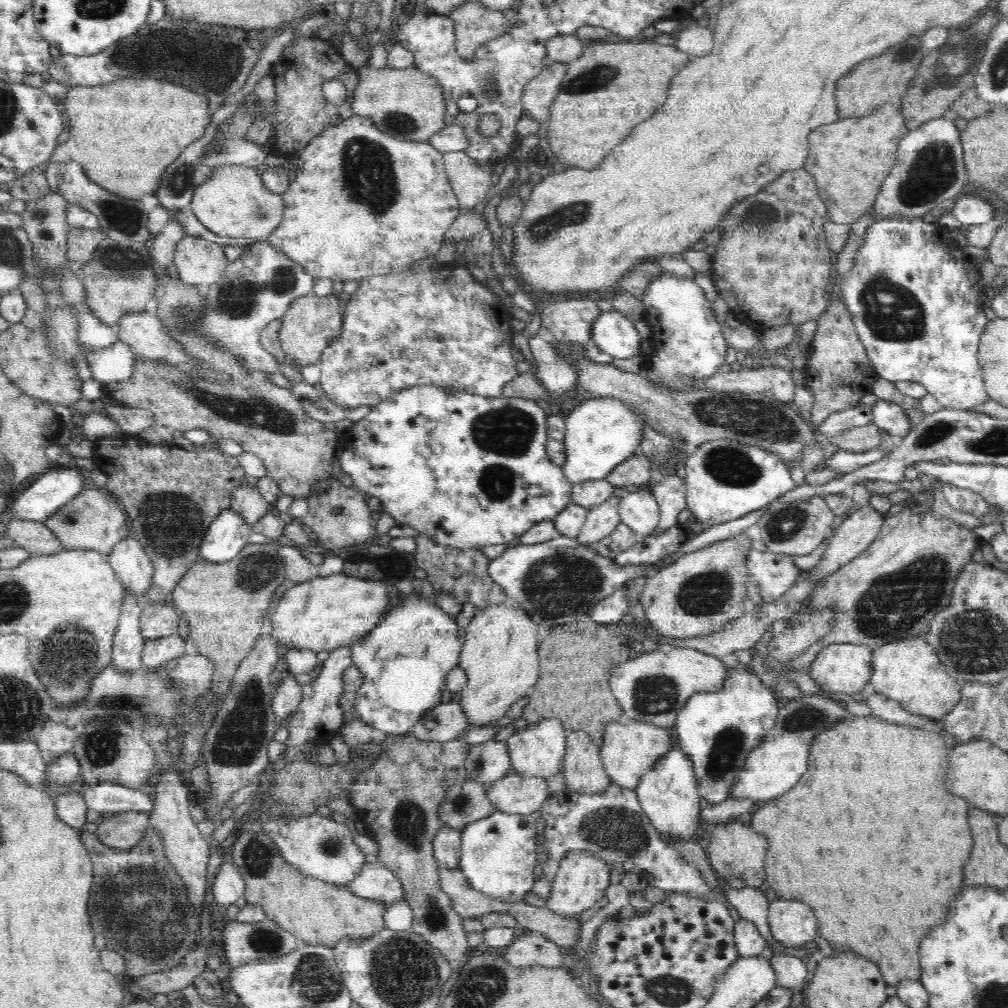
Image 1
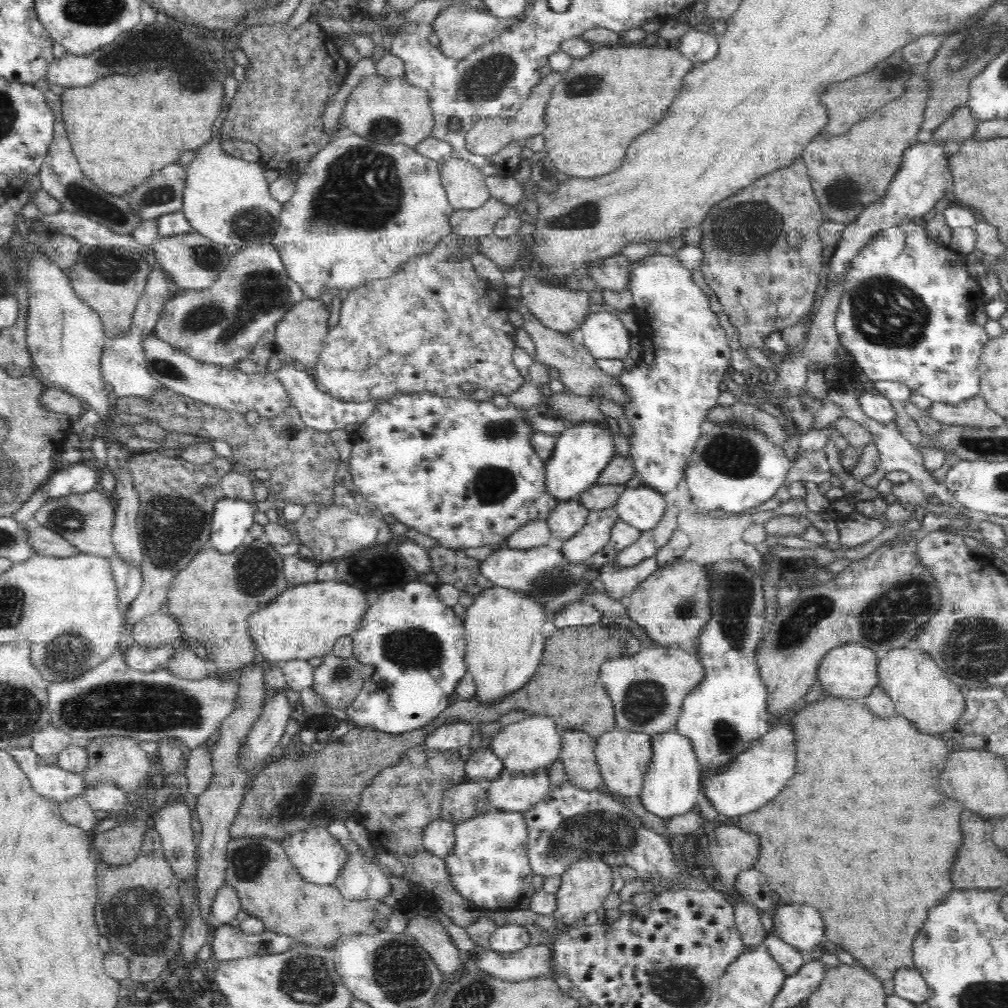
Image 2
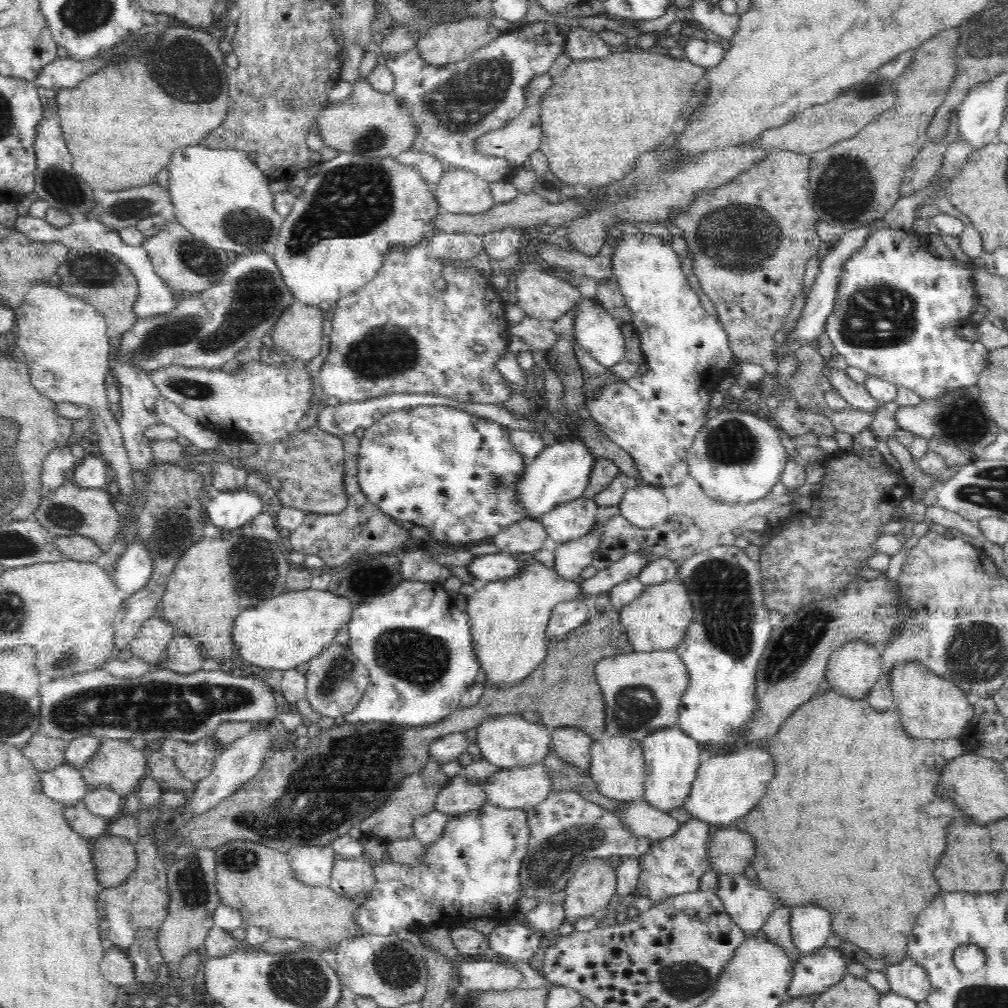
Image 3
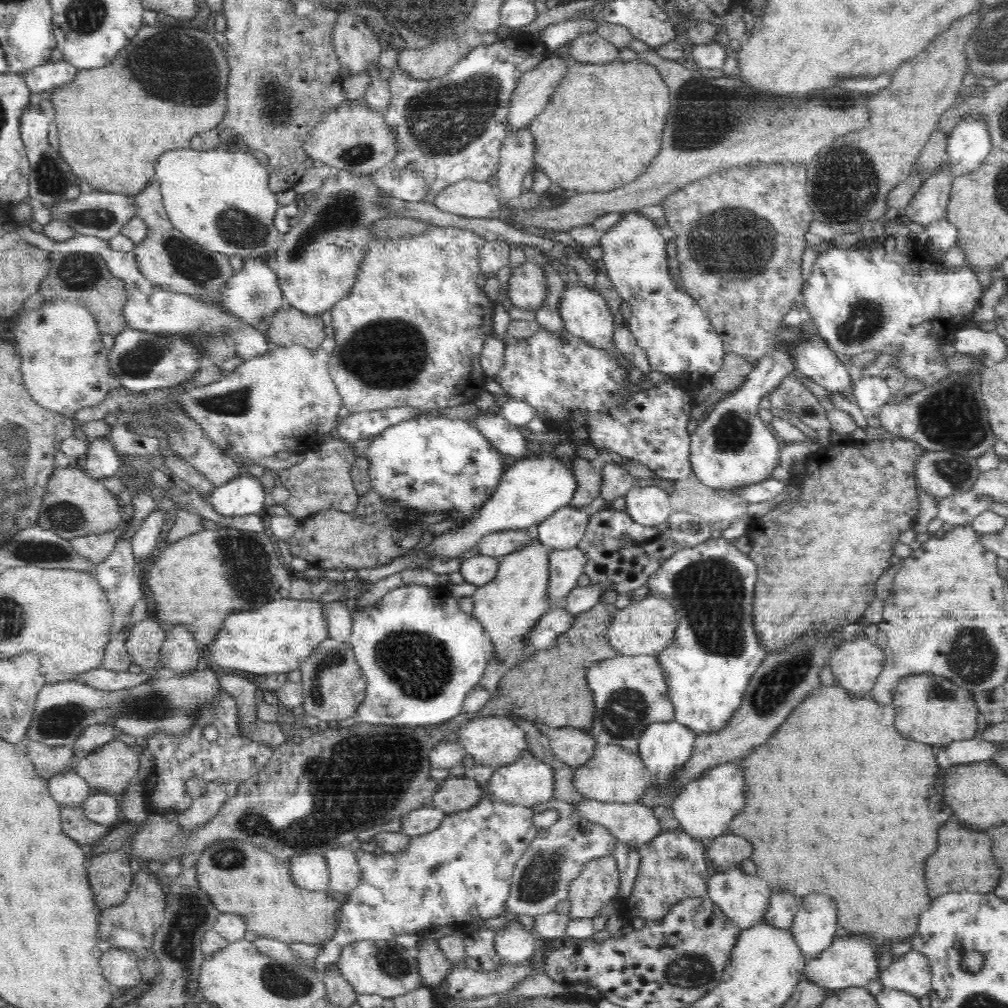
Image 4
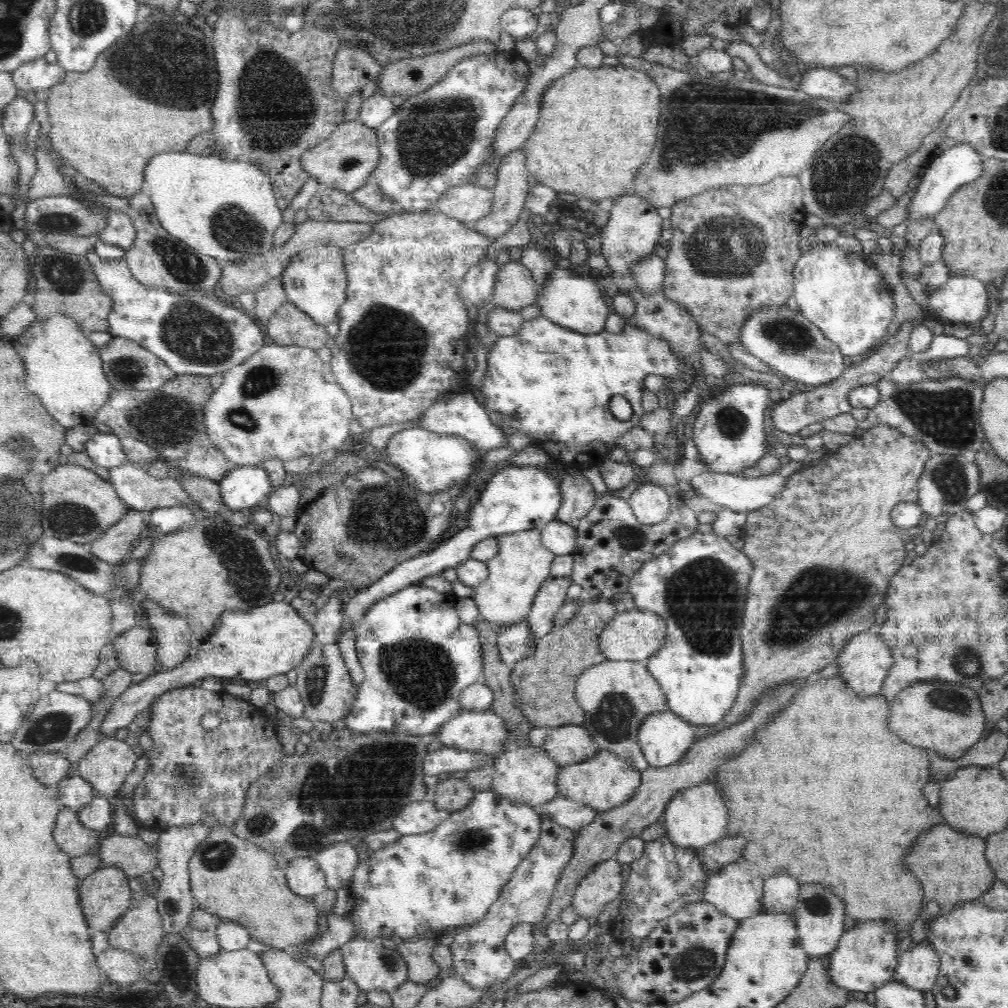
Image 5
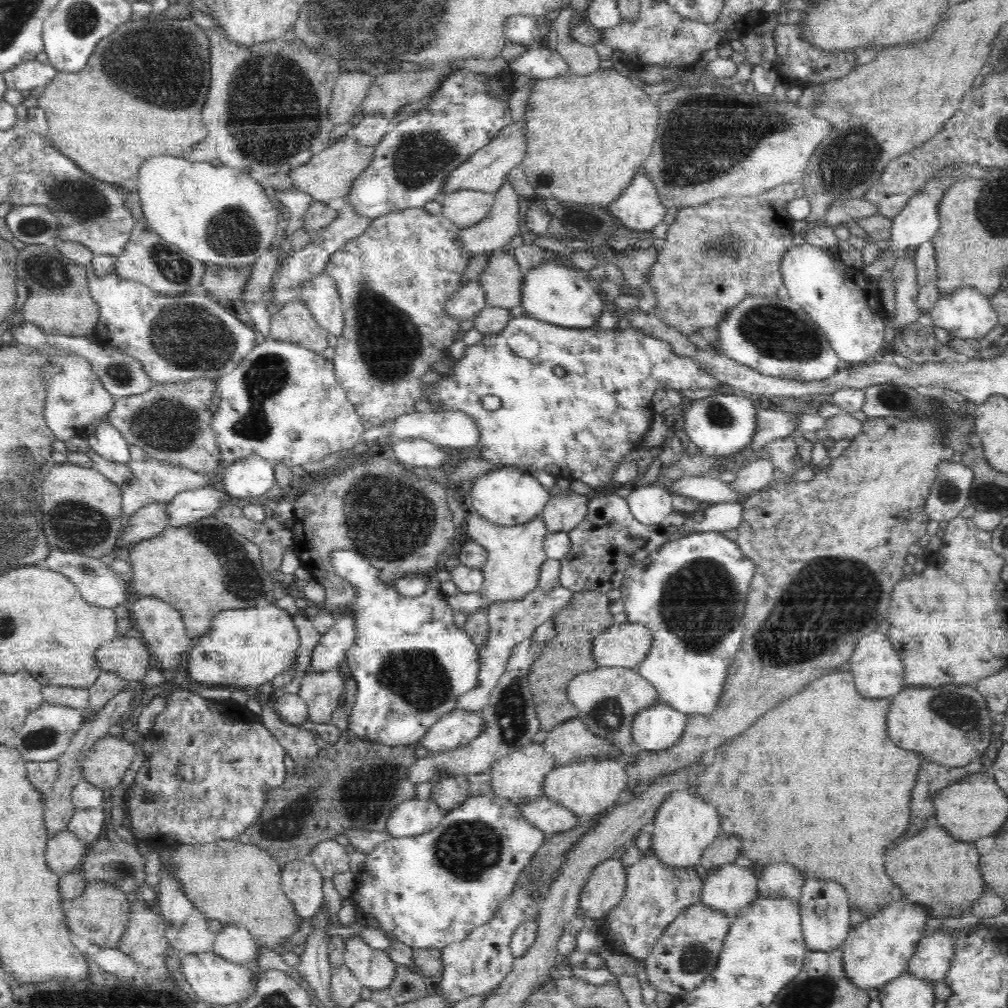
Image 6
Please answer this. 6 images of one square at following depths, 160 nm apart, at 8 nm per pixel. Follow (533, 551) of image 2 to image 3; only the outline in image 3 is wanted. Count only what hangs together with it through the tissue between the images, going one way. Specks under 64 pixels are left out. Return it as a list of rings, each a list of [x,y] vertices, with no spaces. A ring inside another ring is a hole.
[[[500,552],[475,556],[467,567],[474,579],[490,583],[514,576],[523,569],[524,565],[516,561],[512,554]]]

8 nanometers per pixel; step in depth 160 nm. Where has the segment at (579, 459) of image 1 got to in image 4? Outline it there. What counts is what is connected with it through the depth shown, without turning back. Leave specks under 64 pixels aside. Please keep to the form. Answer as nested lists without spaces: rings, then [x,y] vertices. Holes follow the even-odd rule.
[[[556,456],[521,458],[506,469],[492,496],[482,505],[475,517],[433,538],[423,551],[429,556],[463,560],[477,548],[478,540],[492,532],[538,526],[556,510],[569,504],[576,485],[576,477],[572,474],[568,459]]]

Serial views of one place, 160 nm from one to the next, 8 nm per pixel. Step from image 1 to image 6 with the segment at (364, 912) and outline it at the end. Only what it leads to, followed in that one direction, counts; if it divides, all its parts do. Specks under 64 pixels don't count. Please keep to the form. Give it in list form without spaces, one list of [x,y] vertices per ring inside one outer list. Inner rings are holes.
[[[237,839],[217,840],[210,844],[183,844],[174,849],[160,848],[159,859],[161,864],[171,866],[171,874],[179,880],[183,893],[207,919],[218,920],[223,925],[244,926],[260,946],[287,944],[288,938],[300,928],[302,918],[295,913],[292,901],[282,888],[282,866],[261,848],[244,844]]]

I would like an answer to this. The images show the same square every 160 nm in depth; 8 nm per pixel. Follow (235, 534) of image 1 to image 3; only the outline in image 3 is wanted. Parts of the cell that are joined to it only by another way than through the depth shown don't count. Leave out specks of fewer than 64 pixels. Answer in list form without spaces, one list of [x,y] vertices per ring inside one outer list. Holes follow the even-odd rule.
[[[240,487],[228,491],[220,491],[215,498],[204,504],[206,515],[218,529],[234,530],[248,524],[252,518],[262,513],[261,494]]]

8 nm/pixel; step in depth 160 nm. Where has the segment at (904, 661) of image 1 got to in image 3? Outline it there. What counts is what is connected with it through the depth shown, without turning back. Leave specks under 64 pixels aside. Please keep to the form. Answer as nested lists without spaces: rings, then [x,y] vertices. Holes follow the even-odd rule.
[[[906,662],[893,668],[889,677],[895,710],[912,738],[941,742],[946,738],[958,739],[974,717],[974,708],[966,693],[951,681],[930,672],[922,663]]]

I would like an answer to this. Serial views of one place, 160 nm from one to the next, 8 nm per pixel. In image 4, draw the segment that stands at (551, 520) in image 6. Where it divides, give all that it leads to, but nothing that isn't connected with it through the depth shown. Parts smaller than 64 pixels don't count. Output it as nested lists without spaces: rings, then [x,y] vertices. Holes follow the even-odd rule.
[[[574,455],[570,460],[572,474],[576,477],[576,490],[569,505],[584,508],[601,496],[602,471],[594,467],[590,460]]]

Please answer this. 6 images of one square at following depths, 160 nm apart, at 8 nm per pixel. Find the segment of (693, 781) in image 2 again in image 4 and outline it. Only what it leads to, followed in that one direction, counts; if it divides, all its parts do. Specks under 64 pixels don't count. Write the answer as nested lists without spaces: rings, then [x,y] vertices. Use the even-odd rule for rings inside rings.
[[[660,722],[650,724],[639,738],[640,758],[650,771],[651,784],[664,788],[669,782],[674,782],[674,775],[682,768],[692,754],[697,734],[690,728],[678,722]]]

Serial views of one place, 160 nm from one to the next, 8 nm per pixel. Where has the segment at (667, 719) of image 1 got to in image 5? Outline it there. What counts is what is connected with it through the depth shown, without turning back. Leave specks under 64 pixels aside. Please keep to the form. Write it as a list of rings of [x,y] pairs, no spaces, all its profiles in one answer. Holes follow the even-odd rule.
[[[606,660],[586,668],[576,684],[576,700],[585,713],[583,728],[590,731],[596,744],[640,771],[650,767],[639,745],[637,732],[644,719],[669,708],[664,691],[648,672],[647,662]]]

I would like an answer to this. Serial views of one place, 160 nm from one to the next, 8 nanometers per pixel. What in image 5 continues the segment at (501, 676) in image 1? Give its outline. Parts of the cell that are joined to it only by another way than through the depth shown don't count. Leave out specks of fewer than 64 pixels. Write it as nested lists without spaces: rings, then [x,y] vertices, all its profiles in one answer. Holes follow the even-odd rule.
[[[537,529],[496,535],[495,539],[498,552],[486,562],[489,576],[475,586],[473,600],[480,616],[500,628],[526,619],[538,589],[549,576],[555,554],[542,544],[541,531]]]

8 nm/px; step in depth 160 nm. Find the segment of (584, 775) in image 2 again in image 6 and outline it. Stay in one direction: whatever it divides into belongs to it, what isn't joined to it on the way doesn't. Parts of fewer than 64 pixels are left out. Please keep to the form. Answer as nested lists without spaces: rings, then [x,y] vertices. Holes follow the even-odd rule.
[[[579,718],[558,724],[547,732],[543,742],[549,753],[555,755],[556,766],[577,763],[588,758],[596,760],[619,760],[616,745],[596,733],[590,732]]]

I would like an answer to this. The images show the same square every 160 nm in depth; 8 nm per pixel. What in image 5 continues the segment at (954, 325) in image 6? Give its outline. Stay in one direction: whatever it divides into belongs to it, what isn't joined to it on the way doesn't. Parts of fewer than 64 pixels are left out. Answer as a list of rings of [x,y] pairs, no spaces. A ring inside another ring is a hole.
[[[962,274],[950,277],[929,297],[930,318],[934,317],[937,323],[943,320],[976,322],[989,314],[988,302],[991,298],[986,293],[986,285],[974,276]]]

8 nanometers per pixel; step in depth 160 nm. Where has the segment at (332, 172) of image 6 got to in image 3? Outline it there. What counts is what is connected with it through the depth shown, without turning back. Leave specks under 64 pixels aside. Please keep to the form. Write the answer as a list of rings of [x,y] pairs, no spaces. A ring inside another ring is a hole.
[[[361,78],[352,83],[352,92],[347,98],[330,102],[315,120],[325,146],[368,158],[396,158],[411,148],[417,135],[409,108],[401,108],[393,92],[378,92],[367,79]]]

